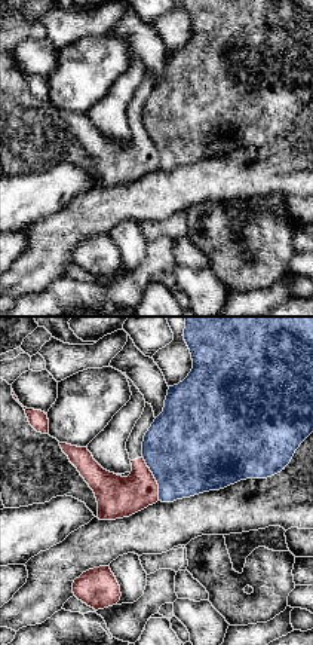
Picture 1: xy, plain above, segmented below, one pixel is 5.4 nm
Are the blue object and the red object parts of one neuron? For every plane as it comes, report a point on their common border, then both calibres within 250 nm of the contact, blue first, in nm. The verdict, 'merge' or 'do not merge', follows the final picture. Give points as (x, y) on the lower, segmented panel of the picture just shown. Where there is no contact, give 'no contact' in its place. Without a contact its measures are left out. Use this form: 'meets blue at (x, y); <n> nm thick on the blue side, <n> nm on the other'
meets blue at (155, 477); 500 nm thick on the blue side, 220 nm on the other

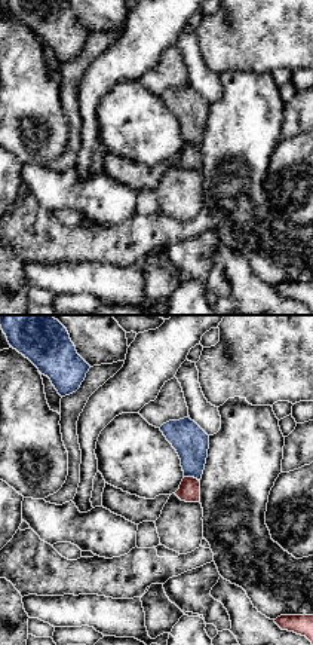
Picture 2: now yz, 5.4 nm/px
meets blue at (192, 476); 190 nm thick on the blue side, 120 nm on the other

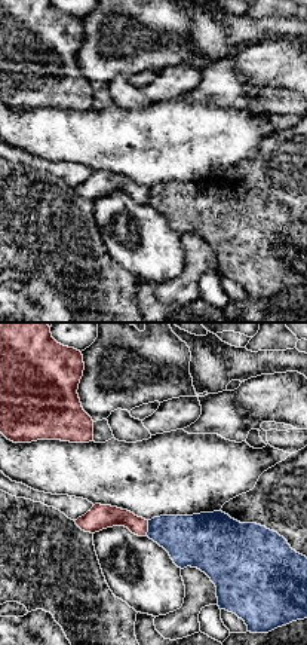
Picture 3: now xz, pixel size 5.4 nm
meets blue at (149, 528); 280 nm thick on the blue side, 130 nm on the other

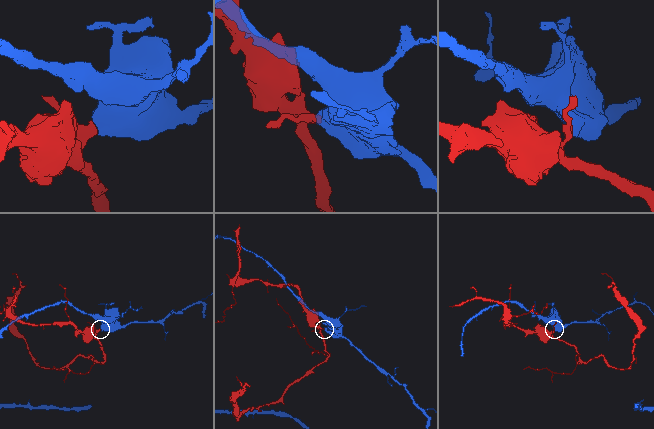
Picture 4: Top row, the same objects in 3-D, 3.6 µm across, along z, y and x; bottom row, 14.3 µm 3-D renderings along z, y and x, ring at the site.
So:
do not merge

